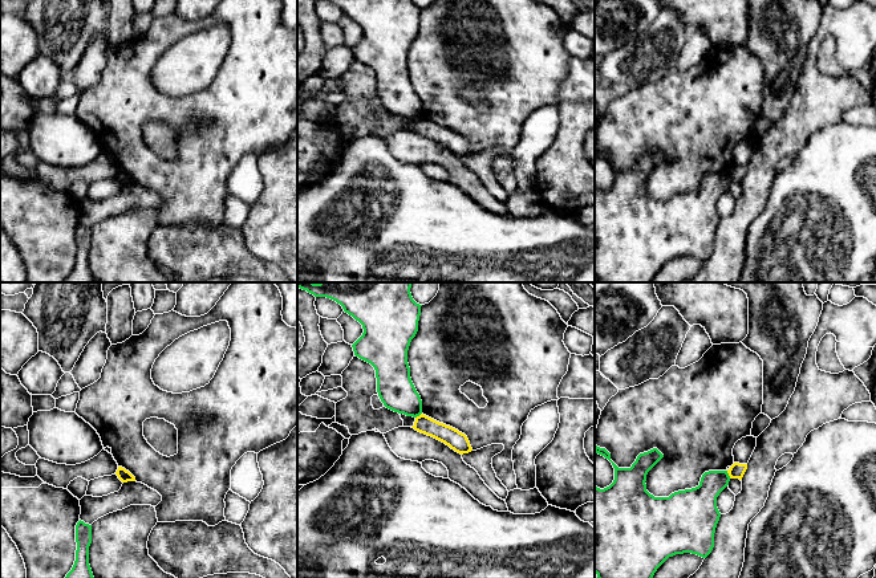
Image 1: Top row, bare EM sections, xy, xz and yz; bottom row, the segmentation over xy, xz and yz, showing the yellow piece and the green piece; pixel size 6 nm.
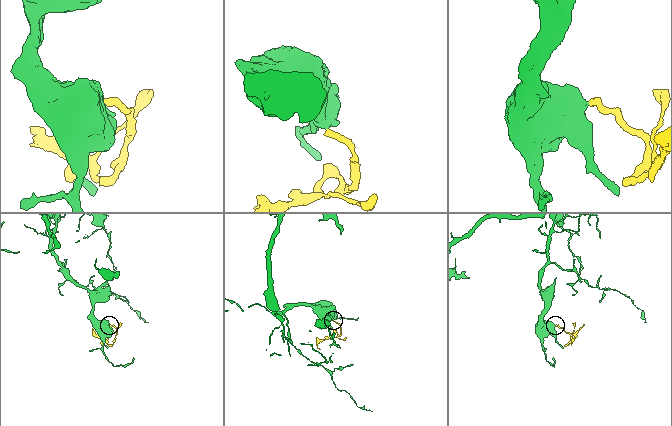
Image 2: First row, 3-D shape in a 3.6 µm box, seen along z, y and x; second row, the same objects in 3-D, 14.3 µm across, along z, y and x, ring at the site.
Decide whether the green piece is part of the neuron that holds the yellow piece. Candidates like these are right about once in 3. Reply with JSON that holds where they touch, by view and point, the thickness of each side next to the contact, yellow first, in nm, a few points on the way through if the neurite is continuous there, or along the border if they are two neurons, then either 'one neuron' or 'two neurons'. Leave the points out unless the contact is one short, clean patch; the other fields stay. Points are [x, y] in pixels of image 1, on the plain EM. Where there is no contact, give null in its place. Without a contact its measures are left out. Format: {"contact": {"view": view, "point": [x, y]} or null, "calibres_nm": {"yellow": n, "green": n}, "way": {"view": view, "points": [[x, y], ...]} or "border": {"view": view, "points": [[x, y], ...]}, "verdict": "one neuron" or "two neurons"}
{"contact": {"view": "yz", "point": [729, 178]}, "calibres_nm": {"yellow": 90, "green": 200}, "border": {"view": "yz", "points": [[726, 174], [730, 180]]}, "verdict": "two neurons"}

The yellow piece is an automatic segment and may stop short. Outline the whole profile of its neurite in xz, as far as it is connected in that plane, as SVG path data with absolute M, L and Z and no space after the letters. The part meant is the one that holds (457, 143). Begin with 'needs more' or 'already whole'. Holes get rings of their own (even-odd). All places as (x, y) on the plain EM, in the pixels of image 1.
already whole; M423 117L415 121L414 129L411 131L445 146L461 158L473 154L470 144L465 137Z

